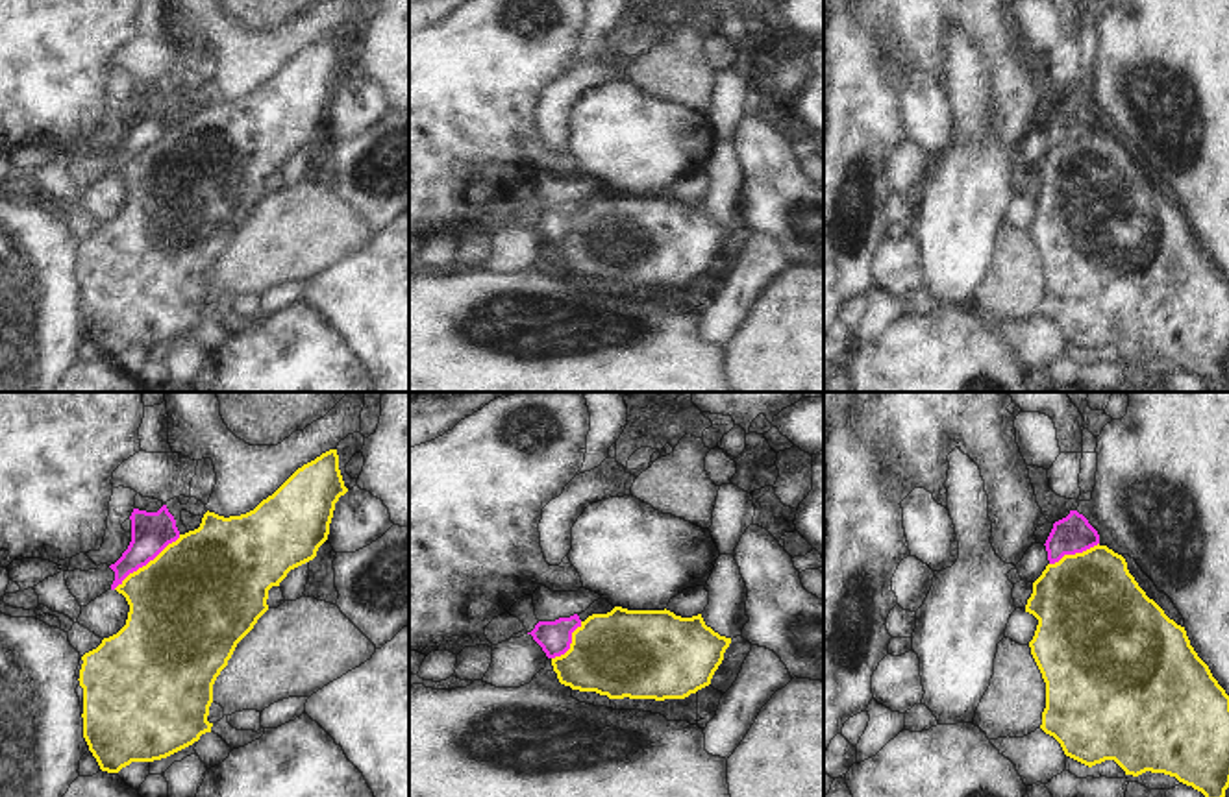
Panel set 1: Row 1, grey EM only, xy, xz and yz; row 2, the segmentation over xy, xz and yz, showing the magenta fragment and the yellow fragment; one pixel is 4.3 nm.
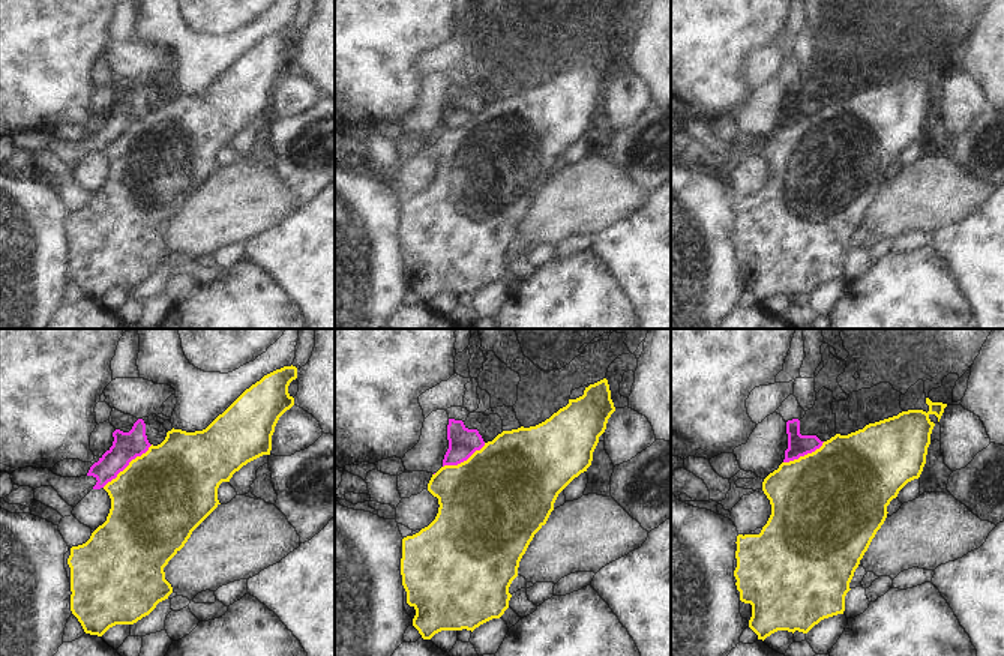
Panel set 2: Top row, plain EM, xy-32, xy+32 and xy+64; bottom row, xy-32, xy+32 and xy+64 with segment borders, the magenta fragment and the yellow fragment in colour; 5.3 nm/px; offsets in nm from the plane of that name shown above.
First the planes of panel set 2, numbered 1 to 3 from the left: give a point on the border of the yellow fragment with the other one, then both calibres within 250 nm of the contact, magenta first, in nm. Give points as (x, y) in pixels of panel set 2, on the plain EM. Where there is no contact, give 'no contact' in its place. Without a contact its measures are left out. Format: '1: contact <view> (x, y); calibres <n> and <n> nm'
1: contact xy-32 (126, 129); calibres 160 and 500 nm
2: contact xy+32 (464, 123); calibres 160 and 480 nm
3: contact xy+64 (803, 119); calibres 120 and 500 nm

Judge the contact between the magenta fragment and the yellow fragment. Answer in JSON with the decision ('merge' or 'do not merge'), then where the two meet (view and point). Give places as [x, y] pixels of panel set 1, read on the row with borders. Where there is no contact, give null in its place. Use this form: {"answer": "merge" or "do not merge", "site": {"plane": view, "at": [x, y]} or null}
{"answer": "merge", "site": {"plane": "xy", "at": [147, 563]}}

